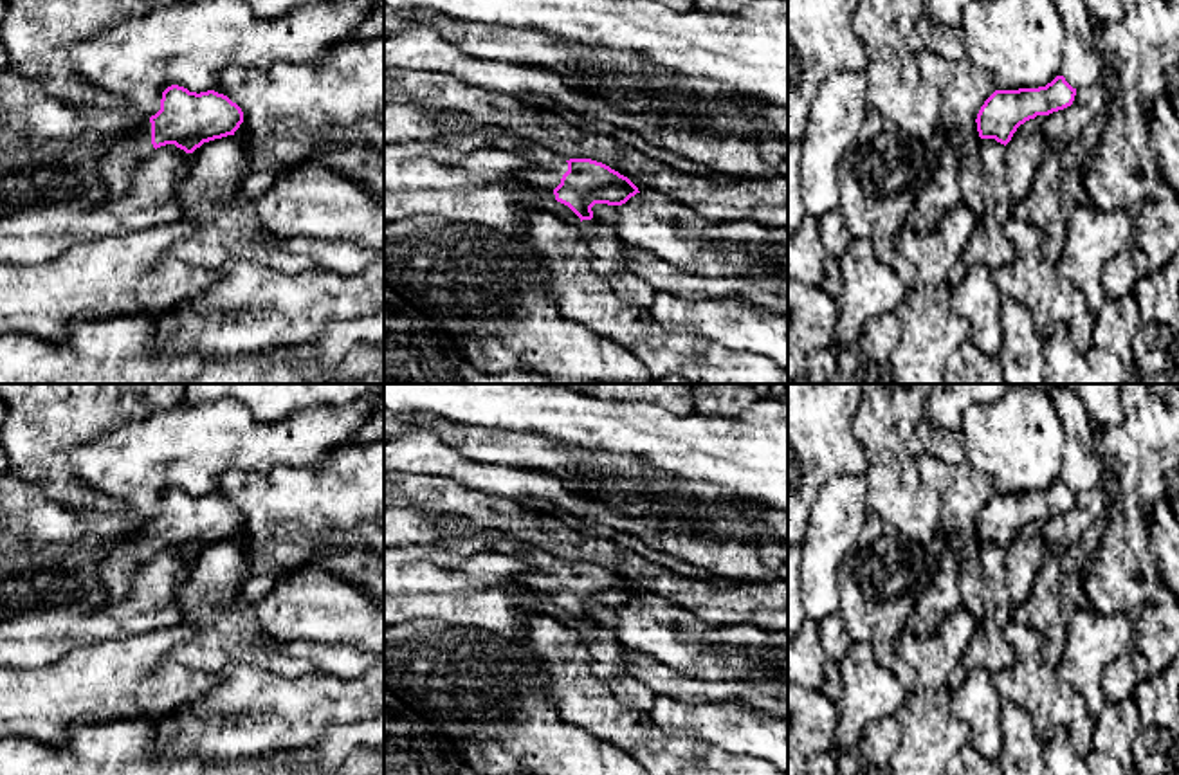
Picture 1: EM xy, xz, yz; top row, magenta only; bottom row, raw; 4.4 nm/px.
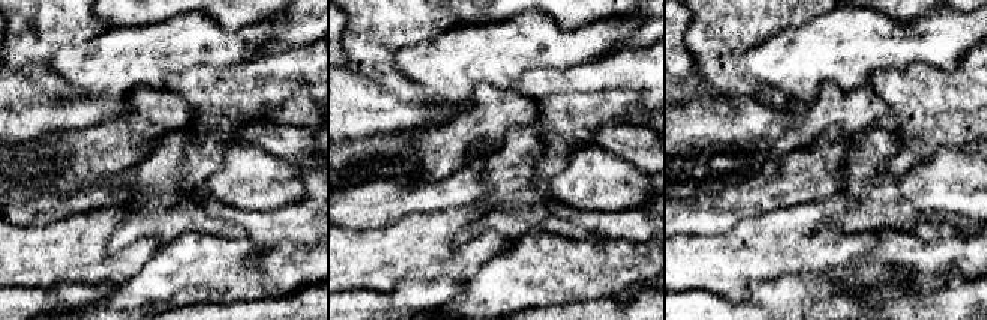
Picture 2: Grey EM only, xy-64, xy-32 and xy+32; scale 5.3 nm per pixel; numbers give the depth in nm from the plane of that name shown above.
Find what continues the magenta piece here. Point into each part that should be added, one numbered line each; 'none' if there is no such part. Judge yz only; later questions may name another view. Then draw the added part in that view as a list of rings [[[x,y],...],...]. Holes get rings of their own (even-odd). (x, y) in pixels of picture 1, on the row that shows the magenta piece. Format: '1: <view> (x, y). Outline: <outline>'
none

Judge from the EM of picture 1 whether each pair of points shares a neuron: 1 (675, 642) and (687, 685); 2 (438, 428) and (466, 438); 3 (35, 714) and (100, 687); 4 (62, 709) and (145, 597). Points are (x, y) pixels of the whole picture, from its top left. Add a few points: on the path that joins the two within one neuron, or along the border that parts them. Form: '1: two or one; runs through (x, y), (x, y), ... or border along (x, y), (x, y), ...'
1: two; border along (648, 653), (689, 676), (725, 680)
2: one; runs through (446, 431), (458, 437)
3: one; runs through (51, 700), (83, 687)
4: two; border along (154, 629), (143, 635), (82, 644), (71, 651)

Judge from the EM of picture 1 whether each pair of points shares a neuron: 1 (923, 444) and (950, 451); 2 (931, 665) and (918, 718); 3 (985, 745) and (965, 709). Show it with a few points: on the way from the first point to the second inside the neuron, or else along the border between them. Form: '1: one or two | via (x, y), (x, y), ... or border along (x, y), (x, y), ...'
1: one | via (931, 444), (943, 444)
2: one | via (931, 678), (929, 705)
3: one | via (985, 736), (985, 729), (974, 718)

